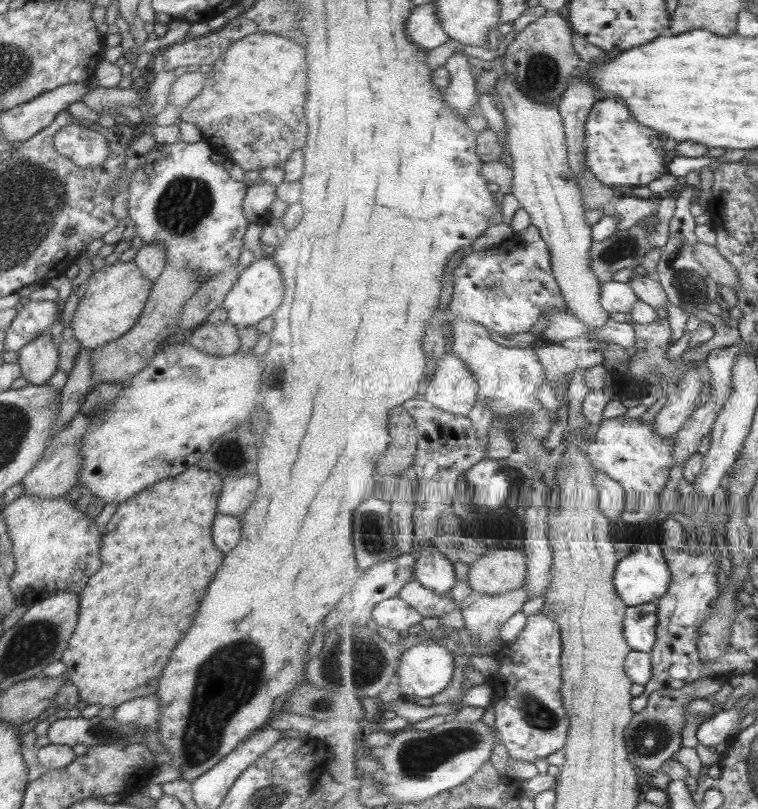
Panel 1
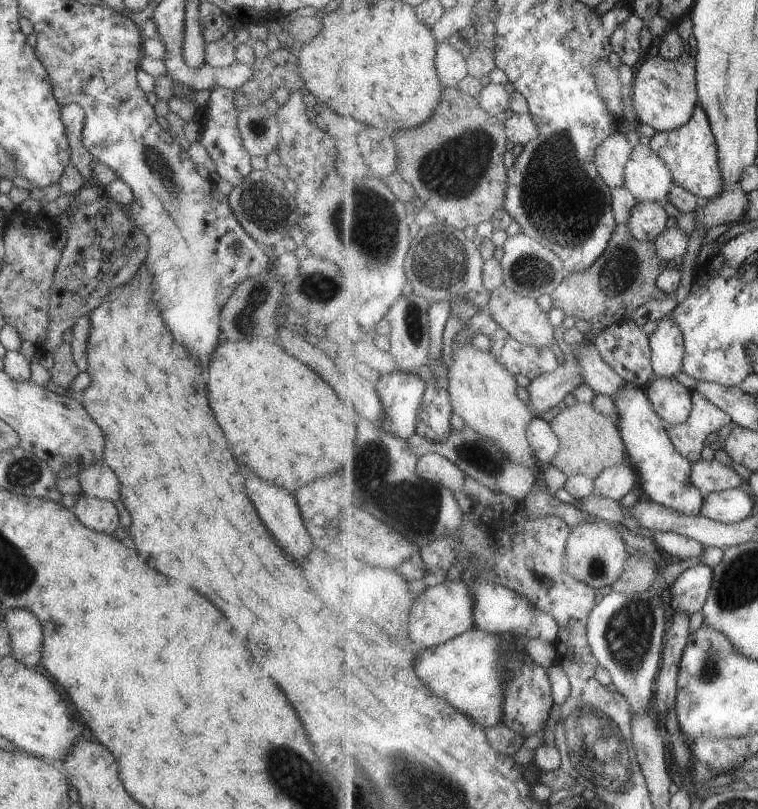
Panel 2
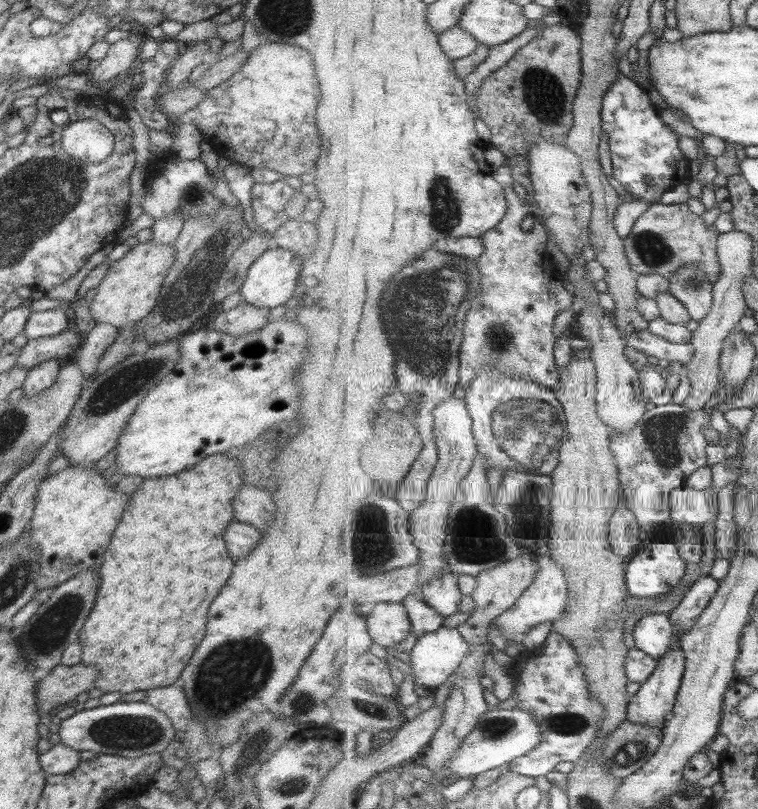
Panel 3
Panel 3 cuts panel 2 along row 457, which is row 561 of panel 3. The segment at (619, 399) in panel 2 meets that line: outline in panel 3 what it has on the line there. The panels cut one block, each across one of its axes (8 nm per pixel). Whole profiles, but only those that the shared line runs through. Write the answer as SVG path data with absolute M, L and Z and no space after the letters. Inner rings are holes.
M673 542L645 546L626 568L629 594L635 598L657 598L669 594L681 584L689 567Z

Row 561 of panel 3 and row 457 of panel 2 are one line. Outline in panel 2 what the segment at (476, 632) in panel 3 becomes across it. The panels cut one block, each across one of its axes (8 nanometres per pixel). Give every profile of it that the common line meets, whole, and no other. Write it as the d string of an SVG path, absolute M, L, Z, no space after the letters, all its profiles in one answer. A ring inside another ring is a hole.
M471 340L452 348L452 354L453 362L448 371L448 379L454 412L462 416L467 425L479 434L493 438L511 460L531 468L536 477L541 477L535 452L527 439L527 426L534 418L527 403L517 394L520 384L516 375L511 374L491 352L477 348Z

